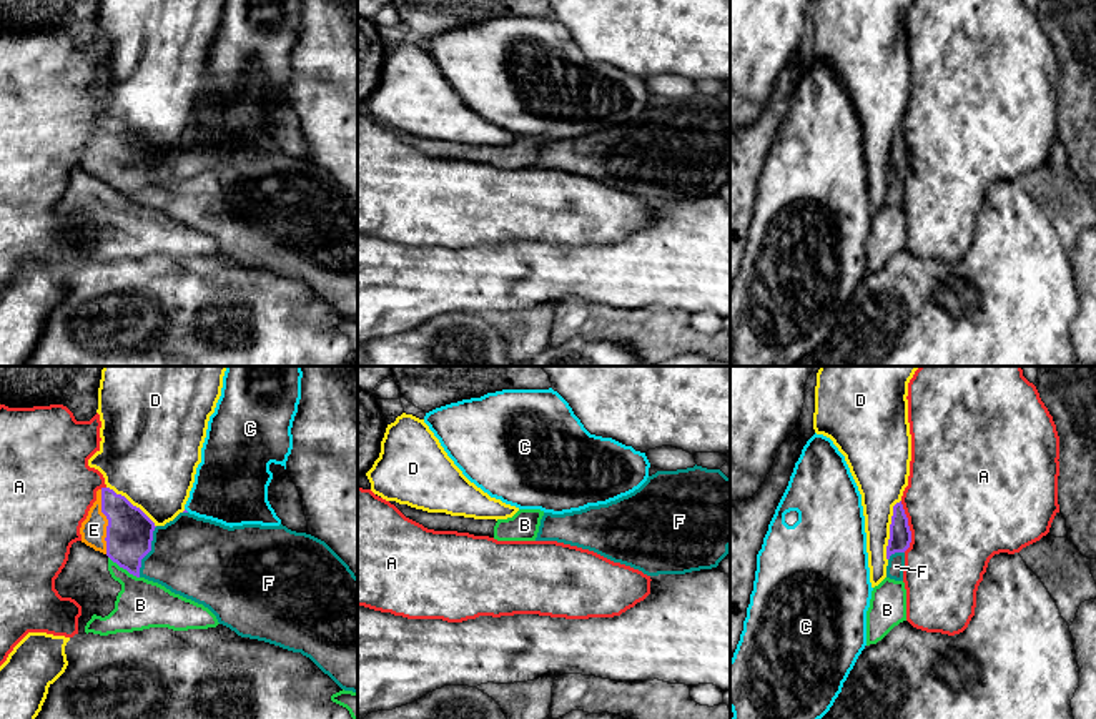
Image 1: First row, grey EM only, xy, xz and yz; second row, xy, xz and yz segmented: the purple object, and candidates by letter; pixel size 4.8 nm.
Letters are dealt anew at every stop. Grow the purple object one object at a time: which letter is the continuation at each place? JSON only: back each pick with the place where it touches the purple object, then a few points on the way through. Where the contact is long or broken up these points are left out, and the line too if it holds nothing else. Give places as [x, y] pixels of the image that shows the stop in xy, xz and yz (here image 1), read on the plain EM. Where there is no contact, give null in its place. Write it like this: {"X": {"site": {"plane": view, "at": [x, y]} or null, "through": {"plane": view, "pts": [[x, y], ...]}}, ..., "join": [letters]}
{"E": {"site": {"plane": "xy", "at": [108, 148]}, "through": {"plane": "xy", "pts": [[128, 165], [108, 148], [100, 157], [93, 157]]}}, "F": {"site": {"plane": "xy", "at": [150, 177]}, "through": {"plane": "xy", "pts": [[128, 165], [150, 177], [200, 187]]}}, "join": ["E", "F"]}

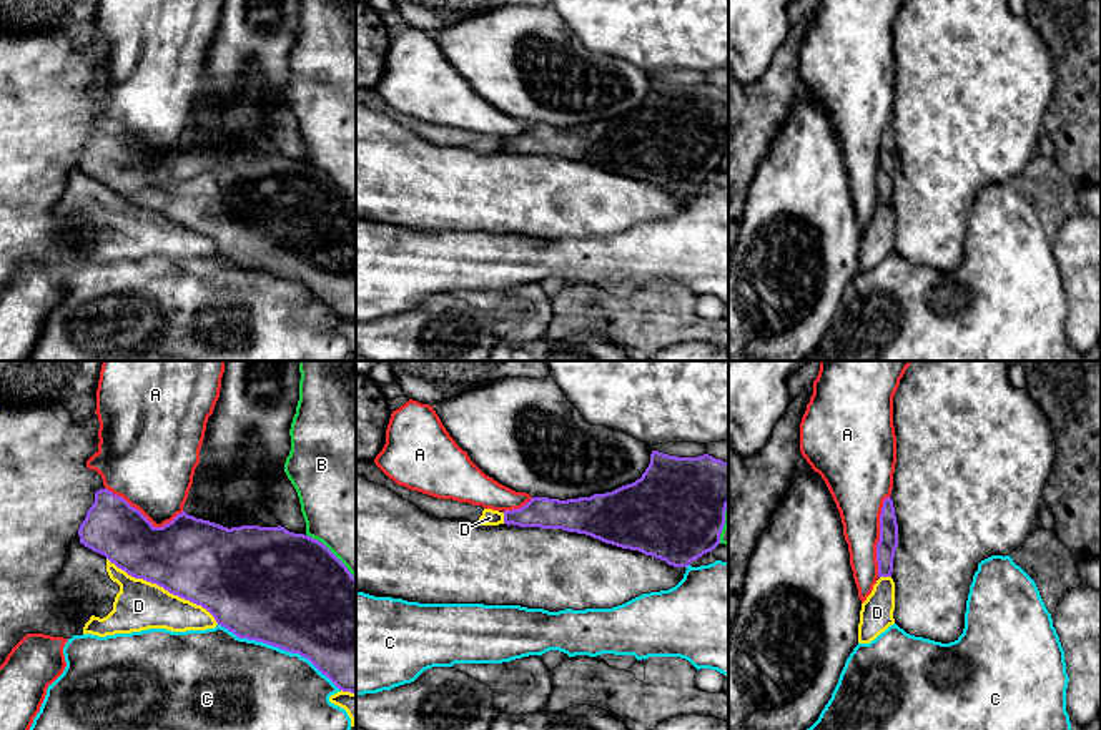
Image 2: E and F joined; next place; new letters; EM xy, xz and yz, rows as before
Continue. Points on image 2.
{"join": []}

